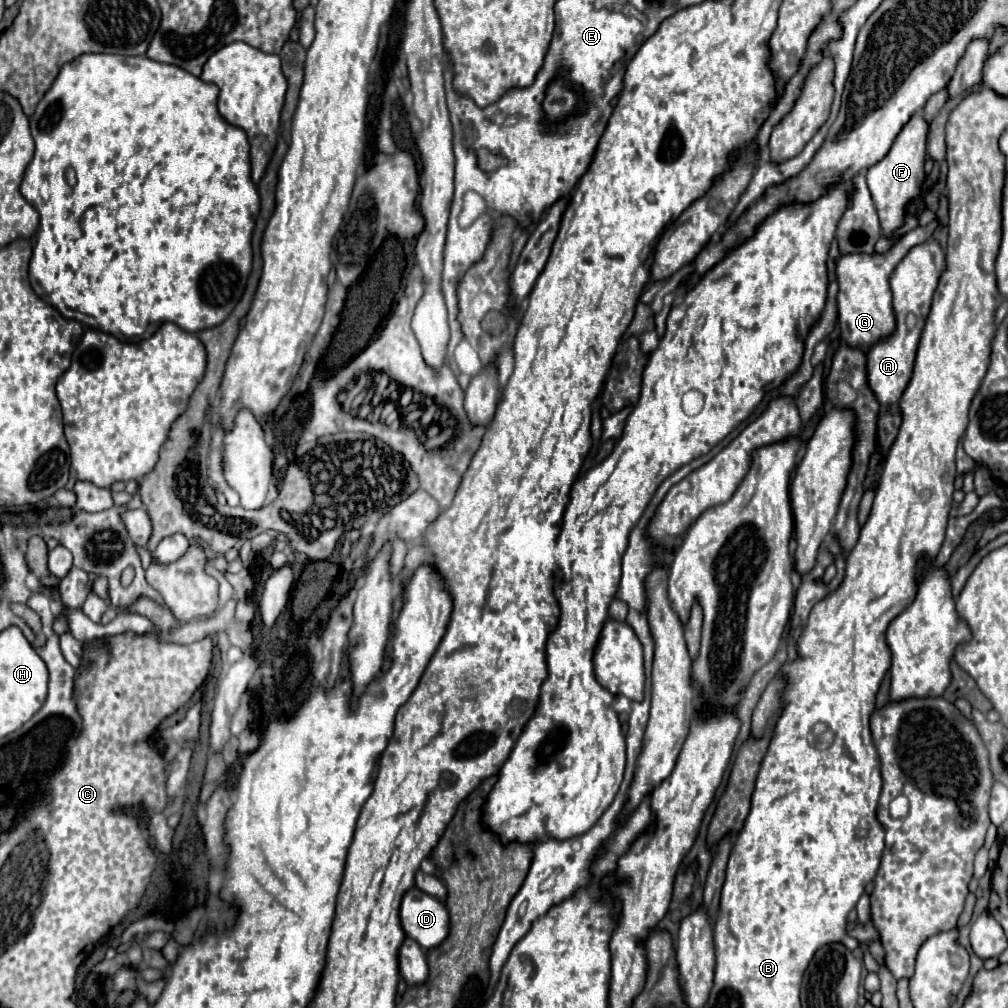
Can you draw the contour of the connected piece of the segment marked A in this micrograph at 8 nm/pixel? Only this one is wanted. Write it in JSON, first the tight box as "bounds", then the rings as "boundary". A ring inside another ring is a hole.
{"bounds":[866,240,946,406],"boundary":[[[926,240],[918,246],[914,246],[904,260],[894,268],[890,276],[890,288],[894,296],[894,312],[896,312],[896,332],[882,342],[876,342],[866,358],[868,358],[868,382],[882,406],[894,404],[900,400],[914,368],[914,358],[920,342],[920,334],[924,330],[930,304],[932,304],[932,294],[938,286],[938,280],[942,272],[946,270],[946,254],[944,248],[936,240]]]}

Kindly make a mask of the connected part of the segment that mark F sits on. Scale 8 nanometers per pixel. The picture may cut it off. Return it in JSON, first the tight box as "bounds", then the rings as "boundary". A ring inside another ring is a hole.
{"bounds":[866,112,928,238],"boundary":[[[918,112],[900,130],[900,134],[896,136],[890,152],[878,164],[874,164],[868,170],[868,176],[866,176],[868,178],[868,188],[872,192],[872,200],[874,200],[874,206],[878,210],[878,216],[880,216],[882,234],[888,236],[888,238],[892,238],[894,232],[898,228],[902,228],[908,202],[920,196],[920,188],[922,188],[922,182],[926,178],[926,172],[924,172],[926,134],[928,134],[928,124],[924,120],[924,116]]]}

